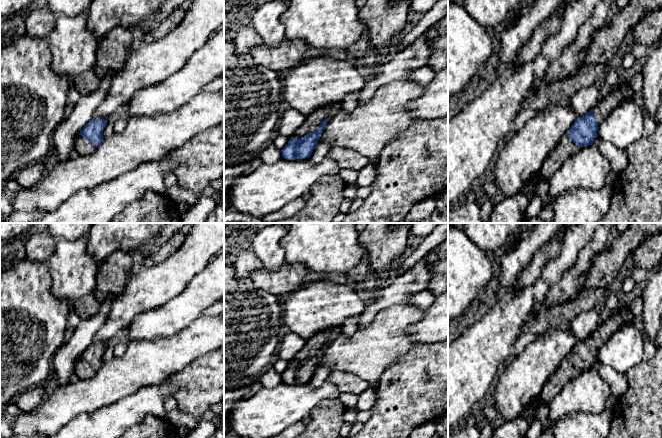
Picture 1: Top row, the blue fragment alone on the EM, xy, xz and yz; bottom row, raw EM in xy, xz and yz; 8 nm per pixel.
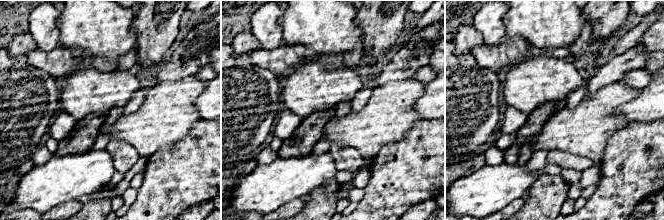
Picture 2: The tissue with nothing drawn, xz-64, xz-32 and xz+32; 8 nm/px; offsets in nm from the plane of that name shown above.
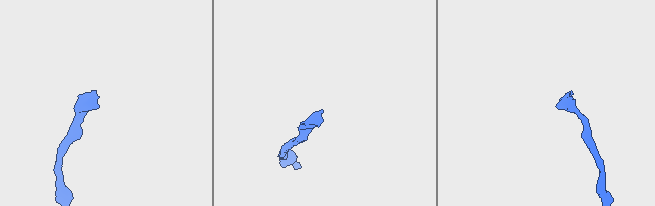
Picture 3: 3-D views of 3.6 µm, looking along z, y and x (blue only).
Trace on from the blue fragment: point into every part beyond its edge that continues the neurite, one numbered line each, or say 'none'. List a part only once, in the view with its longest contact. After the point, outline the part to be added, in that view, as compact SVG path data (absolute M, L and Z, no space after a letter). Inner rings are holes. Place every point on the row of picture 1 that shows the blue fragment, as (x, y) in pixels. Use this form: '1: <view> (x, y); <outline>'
1: xz (312, 121); M339 104L326 105L317 109L312 114L306 116L306 120L301 127L296 131L296 138L304 137L305 135L315 131L322 121L326 118L330 118L339 110Z
2: yz (624, 91); M629 81L620 83L614 89L609 89L605 97L594 107L596 122L601 123L619 103L629 99L633 100L633 96L634 91Z

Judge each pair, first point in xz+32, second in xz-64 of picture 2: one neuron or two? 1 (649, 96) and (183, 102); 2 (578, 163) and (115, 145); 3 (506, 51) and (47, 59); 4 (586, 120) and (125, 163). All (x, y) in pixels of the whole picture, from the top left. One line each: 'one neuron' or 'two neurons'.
1: two neurons
2: one neuron
3: one neuron
4: two neurons

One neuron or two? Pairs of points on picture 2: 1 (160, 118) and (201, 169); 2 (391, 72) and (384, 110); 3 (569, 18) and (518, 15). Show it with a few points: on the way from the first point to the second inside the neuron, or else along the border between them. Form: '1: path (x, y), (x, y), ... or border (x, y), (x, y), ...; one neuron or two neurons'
1: border (195, 123), (180, 140), (157, 149); two neurons
2: border (410, 77), (378, 85), (370, 95); two neurons
3: path (556, 18), (549, 18), (545, 15), (531, 15); one neuron

